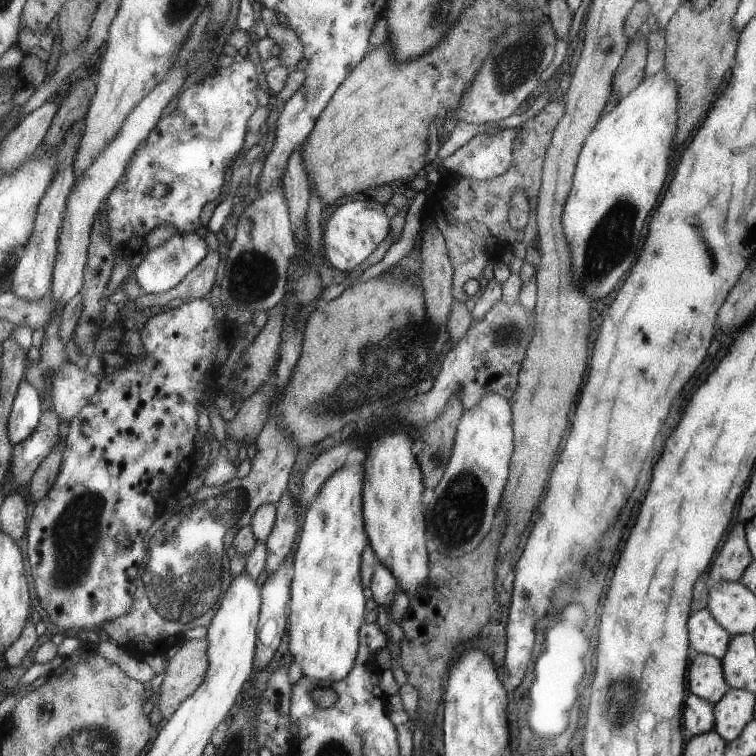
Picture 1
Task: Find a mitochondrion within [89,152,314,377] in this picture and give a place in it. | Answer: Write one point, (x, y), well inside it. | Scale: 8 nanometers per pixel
(253, 278)

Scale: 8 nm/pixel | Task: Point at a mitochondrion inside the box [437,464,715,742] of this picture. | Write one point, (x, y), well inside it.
(626, 695)

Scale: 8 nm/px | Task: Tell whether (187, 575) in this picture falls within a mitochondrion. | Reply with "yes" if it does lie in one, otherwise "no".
yes

